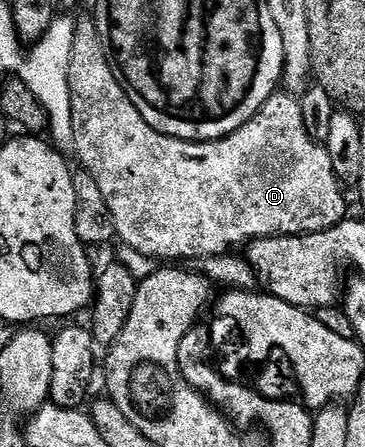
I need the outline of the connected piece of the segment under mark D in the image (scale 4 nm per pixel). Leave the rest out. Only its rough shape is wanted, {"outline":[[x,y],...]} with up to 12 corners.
{"outline":[[92,17],[73,150],[116,237],[192,260],[346,221],[292,93],[184,142],[147,124]]}

